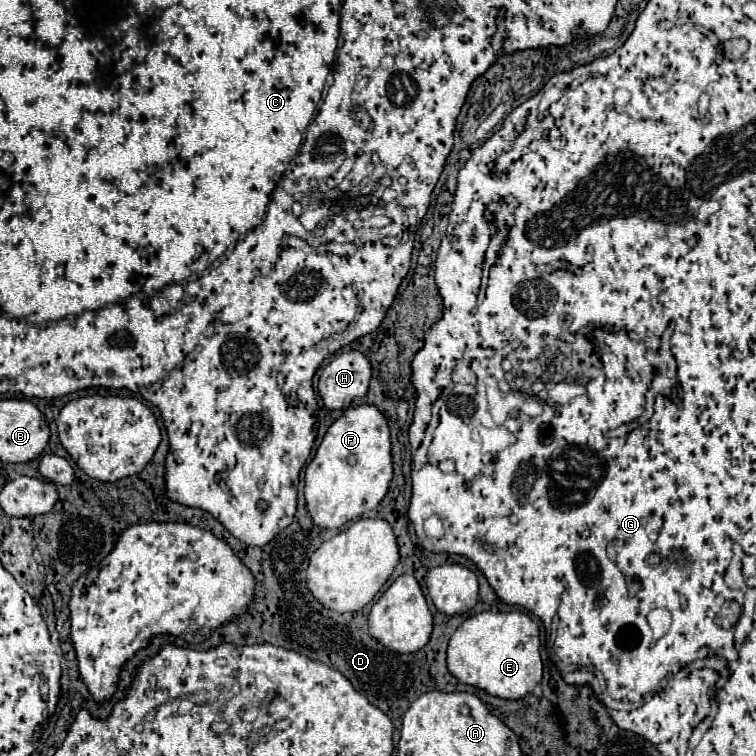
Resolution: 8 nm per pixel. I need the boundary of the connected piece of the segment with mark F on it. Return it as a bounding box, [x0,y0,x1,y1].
[304,405,394,529]

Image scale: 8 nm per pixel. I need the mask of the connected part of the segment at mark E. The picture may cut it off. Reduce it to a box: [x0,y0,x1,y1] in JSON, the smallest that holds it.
[448,611,542,699]

